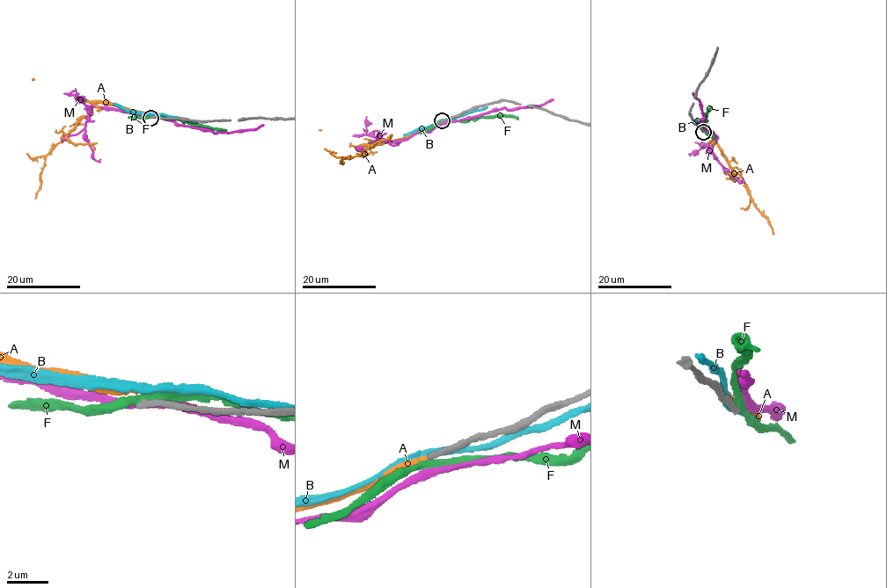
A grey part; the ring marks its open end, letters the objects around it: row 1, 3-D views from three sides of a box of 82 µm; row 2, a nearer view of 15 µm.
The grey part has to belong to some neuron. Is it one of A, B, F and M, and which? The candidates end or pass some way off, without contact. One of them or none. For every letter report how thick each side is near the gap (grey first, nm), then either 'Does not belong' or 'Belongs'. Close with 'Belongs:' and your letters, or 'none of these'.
A: Thickness 240 nm (grey) against 340 nm. Does not belong
B: Thickness 240 nm (grey) against 300 nm. Does not belong
F: Thickness 240 nm (grey) against 340 nm. Does not belong
M: Thickness 240 nm (grey) against 320 nm. Does not belong
Belongs: none of these

